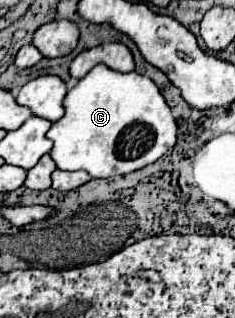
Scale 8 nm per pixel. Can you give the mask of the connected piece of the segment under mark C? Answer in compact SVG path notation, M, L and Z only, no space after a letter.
M100 63L68 91L64 103L64 117L48 131L54 141L50 157L58 169L82 169L90 177L108 179L150 165L176 145L178 123L170 105L158 85L136 71L120 73Z

